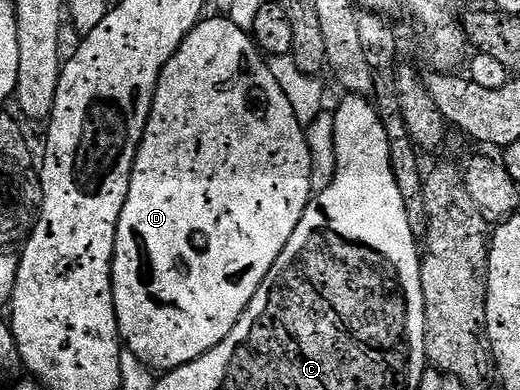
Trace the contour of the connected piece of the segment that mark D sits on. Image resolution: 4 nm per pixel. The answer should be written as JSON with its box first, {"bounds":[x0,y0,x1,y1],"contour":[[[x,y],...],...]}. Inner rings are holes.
{"bounds":[112,17,312,373],"contour":[[[206,17],[199,21],[190,30],[188,37],[184,37],[180,49],[168,61],[168,65],[162,67],[150,119],[146,123],[144,137],[136,153],[128,185],[128,197],[124,201],[124,209],[120,213],[116,229],[112,278],[118,333],[122,337],[125,350],[132,352],[141,363],[158,373],[196,361],[201,355],[220,345],[220,341],[224,341],[228,333],[232,333],[236,321],[240,321],[252,297],[256,297],[256,289],[260,289],[264,277],[268,277],[272,265],[276,265],[276,257],[284,253],[288,237],[292,237],[296,225],[300,225],[300,217],[304,217],[304,209],[312,198],[312,157],[308,153],[306,128],[300,125],[300,121],[296,121],[296,113],[292,113],[292,105],[288,102],[288,97],[284,97],[284,89],[276,85],[276,77],[272,77],[270,64],[258,50],[253,38],[228,17],[216,18],[220,19]]]}

